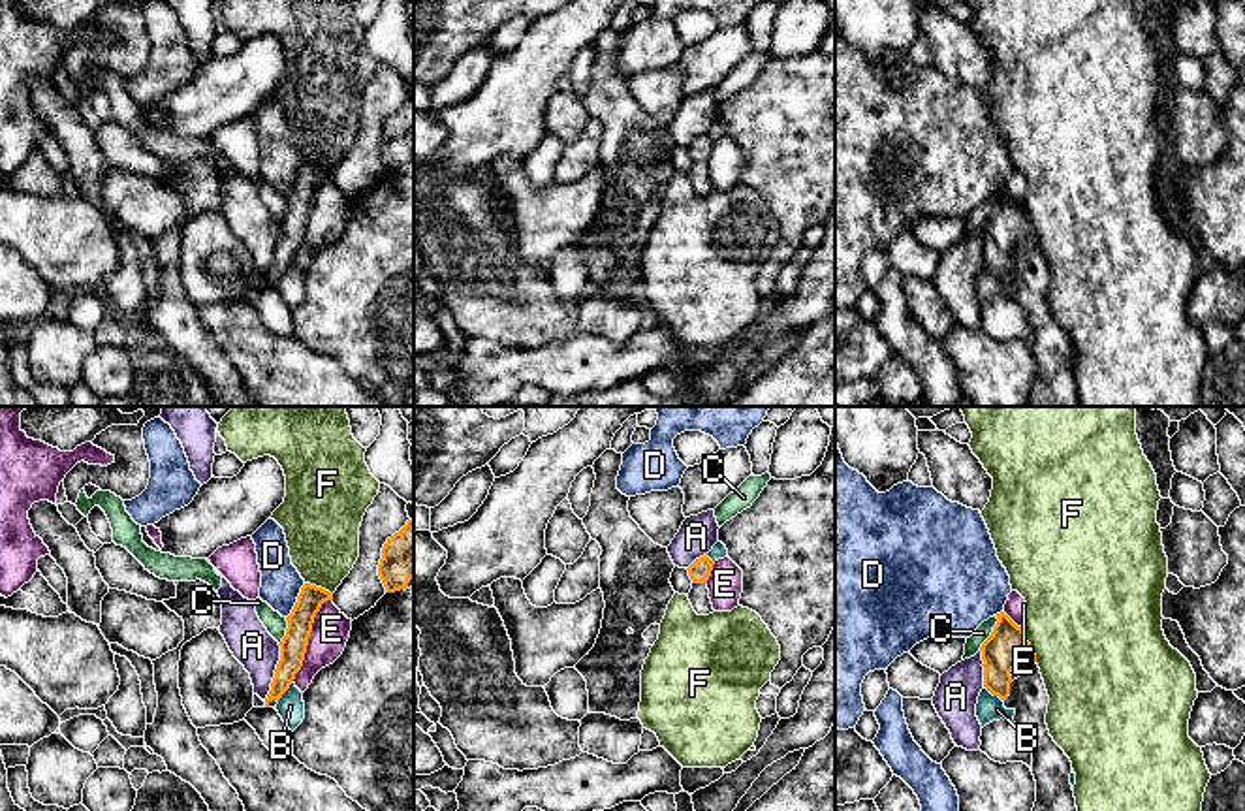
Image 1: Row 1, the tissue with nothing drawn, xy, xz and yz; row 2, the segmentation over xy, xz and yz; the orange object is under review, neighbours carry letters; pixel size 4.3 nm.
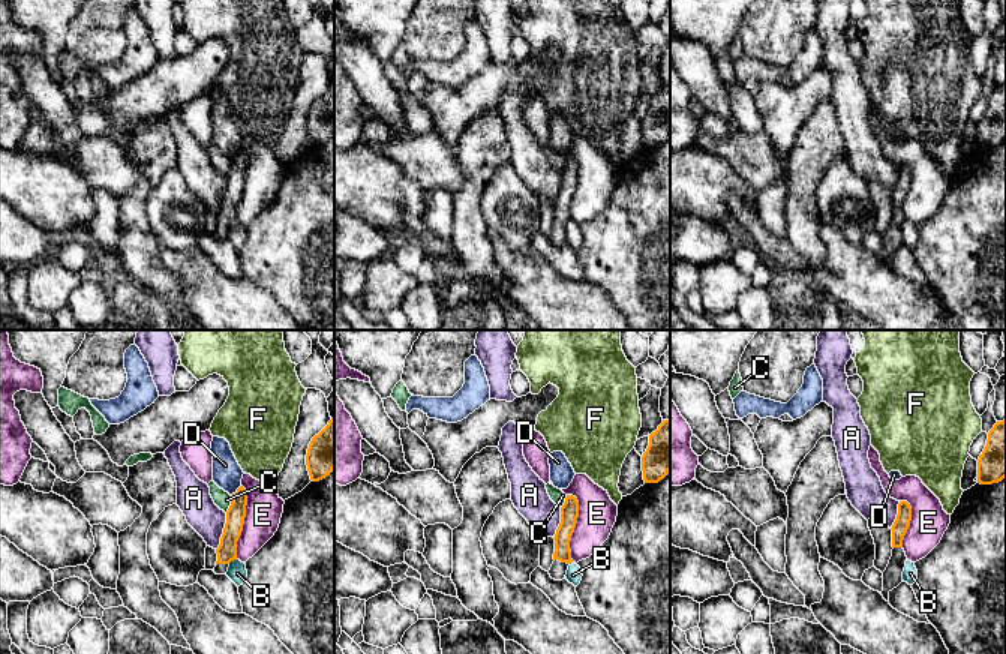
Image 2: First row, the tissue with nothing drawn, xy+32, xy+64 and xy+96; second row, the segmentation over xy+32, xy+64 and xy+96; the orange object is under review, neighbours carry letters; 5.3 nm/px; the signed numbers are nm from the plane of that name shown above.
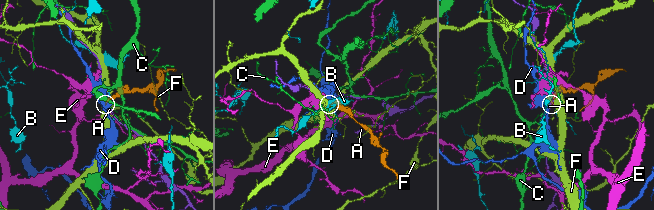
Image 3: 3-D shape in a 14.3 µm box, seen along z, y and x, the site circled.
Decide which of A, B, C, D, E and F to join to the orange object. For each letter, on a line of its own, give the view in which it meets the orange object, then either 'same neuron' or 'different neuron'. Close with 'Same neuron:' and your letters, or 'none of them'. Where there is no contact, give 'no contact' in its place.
A: xy | different neuron
B: xy | different neuron
C: yz | different neuron
D: xy | different neuron
E: xy | different neuron
F: yz | different neuron
Same neuron: none of them

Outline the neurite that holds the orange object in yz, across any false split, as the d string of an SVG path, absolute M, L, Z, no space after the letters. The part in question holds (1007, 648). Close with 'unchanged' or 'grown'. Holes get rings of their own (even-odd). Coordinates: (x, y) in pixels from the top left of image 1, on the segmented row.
M1004 612L991 636L982 644L984 687L1014 709L1014 723L1032 747L1036 802L1032 811L1078 811L1070 785L1072 762L1053 741L1046 724L1049 696L1036 664L1036 655Z | grown

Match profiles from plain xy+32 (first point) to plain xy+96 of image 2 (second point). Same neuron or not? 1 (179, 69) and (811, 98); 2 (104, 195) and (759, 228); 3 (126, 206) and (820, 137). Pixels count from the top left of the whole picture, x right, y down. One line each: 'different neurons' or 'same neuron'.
1: same neuron
2: different neurons
3: same neuron

